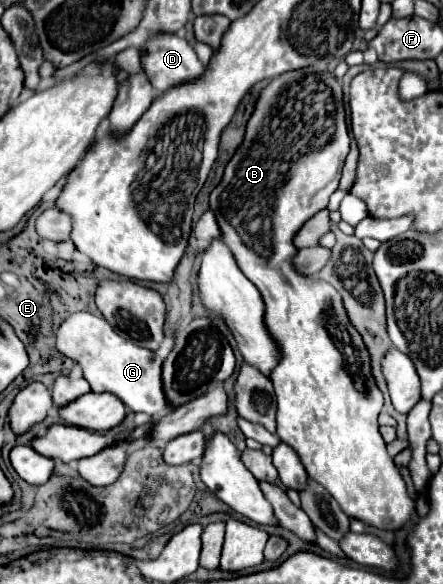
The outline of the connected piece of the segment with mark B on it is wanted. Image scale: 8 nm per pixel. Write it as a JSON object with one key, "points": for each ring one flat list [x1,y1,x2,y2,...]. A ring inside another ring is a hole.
{"points":[[311,70,289,72,289,80,295,82,279,82,279,78,273,78,261,92,247,124,245,140,227,164,223,180,211,192,209,204,217,212,225,244,233,252,241,272,261,290,267,328,283,350,283,360,271,374,277,394,277,436,297,452,307,476,337,498,349,518,395,532,413,518,415,500,407,494,405,482,379,434,377,416,383,408,383,394,371,376,367,348,357,330,349,324,339,292,323,280,309,280,297,274,291,266,291,258,297,254,293,246,295,232,313,214,327,208,329,196,339,186,341,168,349,154,351,140,345,124,341,84,325,72,311,74]]}

